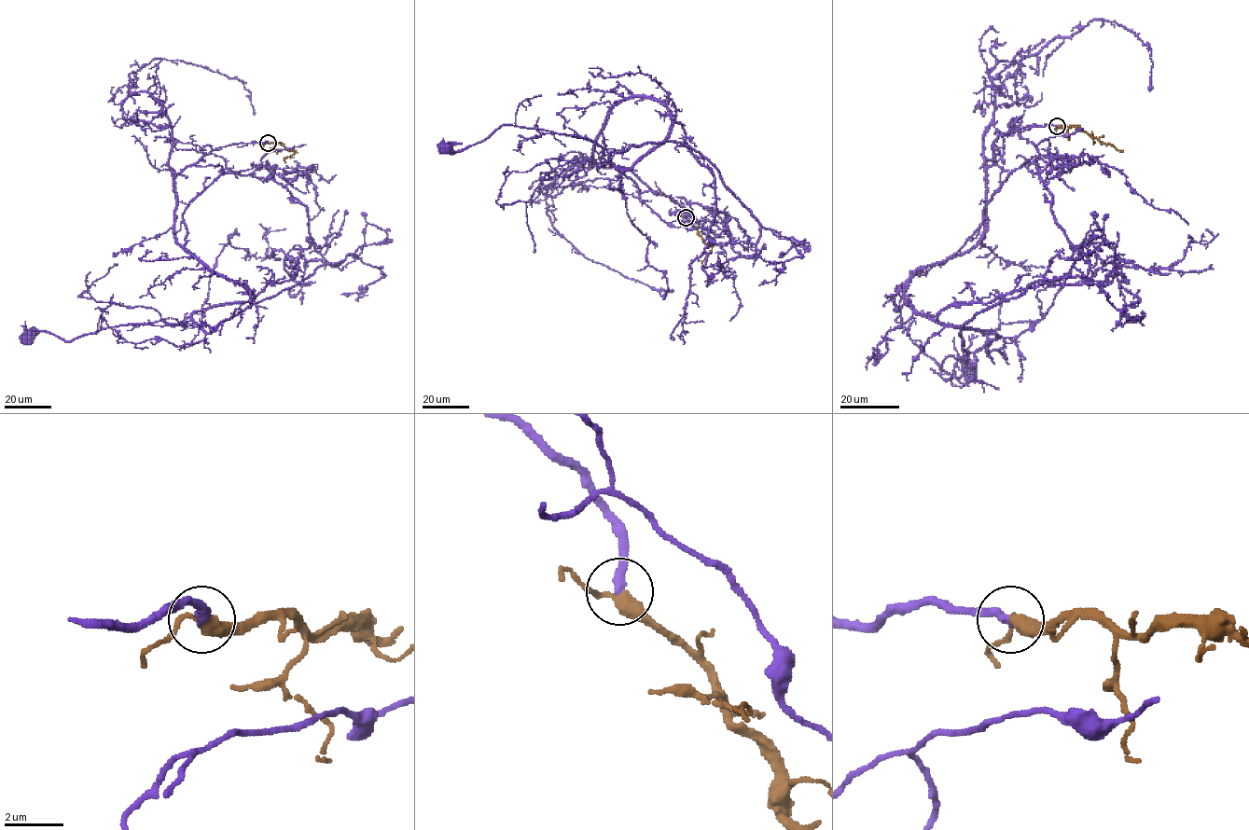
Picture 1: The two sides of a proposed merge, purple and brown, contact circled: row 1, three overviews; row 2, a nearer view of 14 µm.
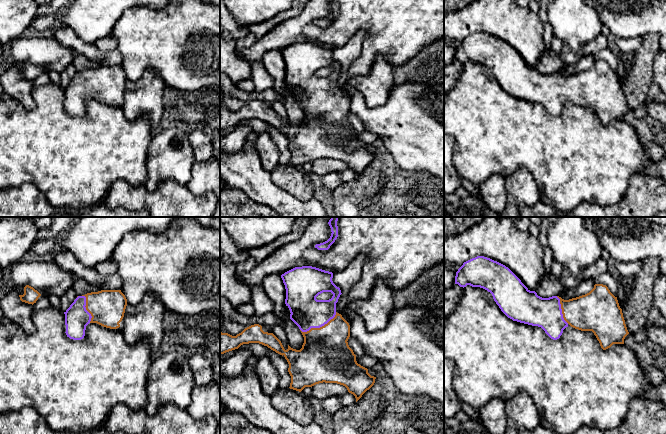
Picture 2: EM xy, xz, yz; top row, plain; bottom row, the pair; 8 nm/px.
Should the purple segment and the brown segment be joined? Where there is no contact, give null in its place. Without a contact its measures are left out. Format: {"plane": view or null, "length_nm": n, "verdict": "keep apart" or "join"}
{"plane": "xz", "length_nm": 320, "verdict": "join"}

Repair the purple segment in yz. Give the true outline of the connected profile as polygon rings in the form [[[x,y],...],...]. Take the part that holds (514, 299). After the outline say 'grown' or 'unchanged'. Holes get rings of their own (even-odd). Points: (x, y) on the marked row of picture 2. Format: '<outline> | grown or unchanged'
[[[484,256],[464,262],[456,272],[455,284],[463,288],[470,285],[487,290],[508,318],[541,327],[553,340],[559,339],[563,330],[570,325],[581,331],[592,331],[601,348],[606,350],[613,344],[624,344],[629,334],[617,297],[603,284],[595,284],[589,293],[569,300],[559,296],[542,298],[535,291],[530,291],[508,267]]] | grown

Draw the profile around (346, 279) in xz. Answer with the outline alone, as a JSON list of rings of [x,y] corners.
[[[360,255],[344,270],[333,273],[332,281],[340,288],[342,294],[348,295],[352,287],[359,281],[365,262],[366,257]]]

